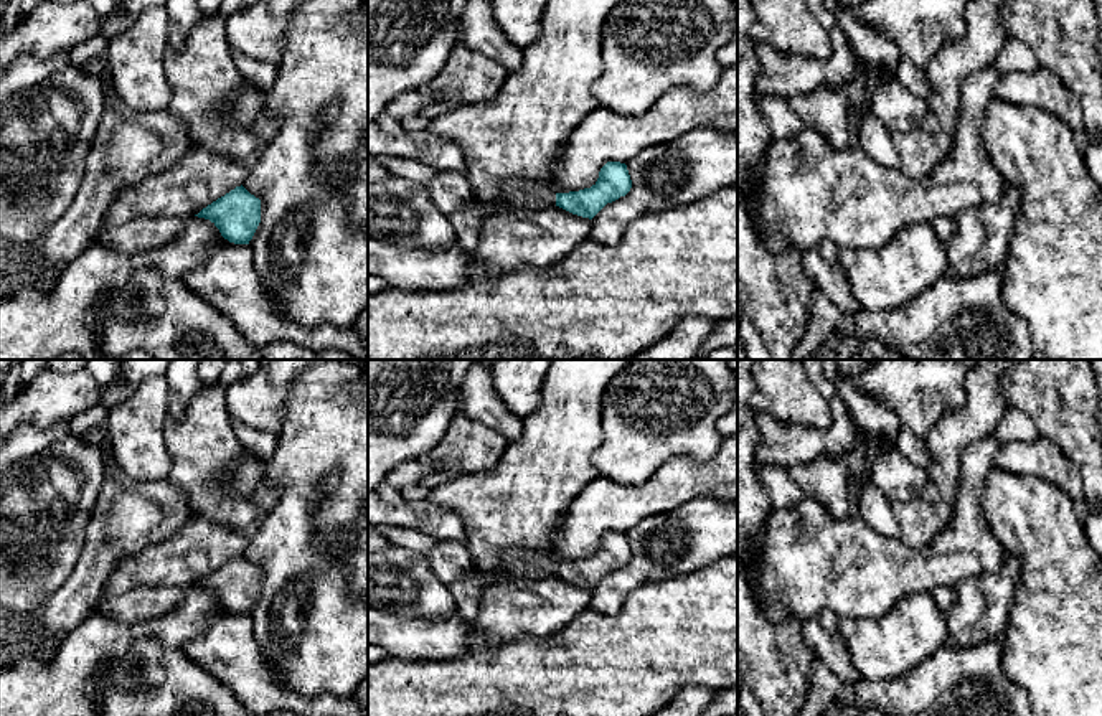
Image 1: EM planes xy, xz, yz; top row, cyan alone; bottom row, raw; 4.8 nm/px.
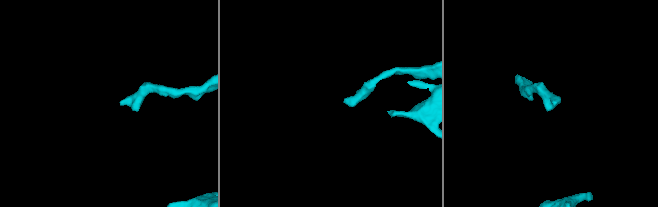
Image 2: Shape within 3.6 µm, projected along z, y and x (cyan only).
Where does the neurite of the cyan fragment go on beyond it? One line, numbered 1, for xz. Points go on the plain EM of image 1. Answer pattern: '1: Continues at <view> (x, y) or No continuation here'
1: Continues at xz (467, 591)

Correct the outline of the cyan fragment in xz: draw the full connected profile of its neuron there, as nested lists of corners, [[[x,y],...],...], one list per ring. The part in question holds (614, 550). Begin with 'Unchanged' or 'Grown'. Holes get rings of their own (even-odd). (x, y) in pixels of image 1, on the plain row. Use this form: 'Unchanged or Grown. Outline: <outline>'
Grown. Outline: [[[607,531],[597,551],[591,558],[569,563],[556,563],[544,556],[503,553],[495,556],[497,574],[473,568],[457,577],[447,587],[457,604],[457,612],[467,622],[473,622],[480,610],[483,592],[493,586],[516,579],[543,579],[559,576],[572,584],[592,589],[607,572],[625,566],[632,549],[625,533]]]

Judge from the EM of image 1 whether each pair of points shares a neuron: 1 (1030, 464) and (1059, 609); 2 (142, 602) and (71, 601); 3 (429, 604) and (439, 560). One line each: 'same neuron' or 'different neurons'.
1: different neurons
2: different neurons
3: different neurons

